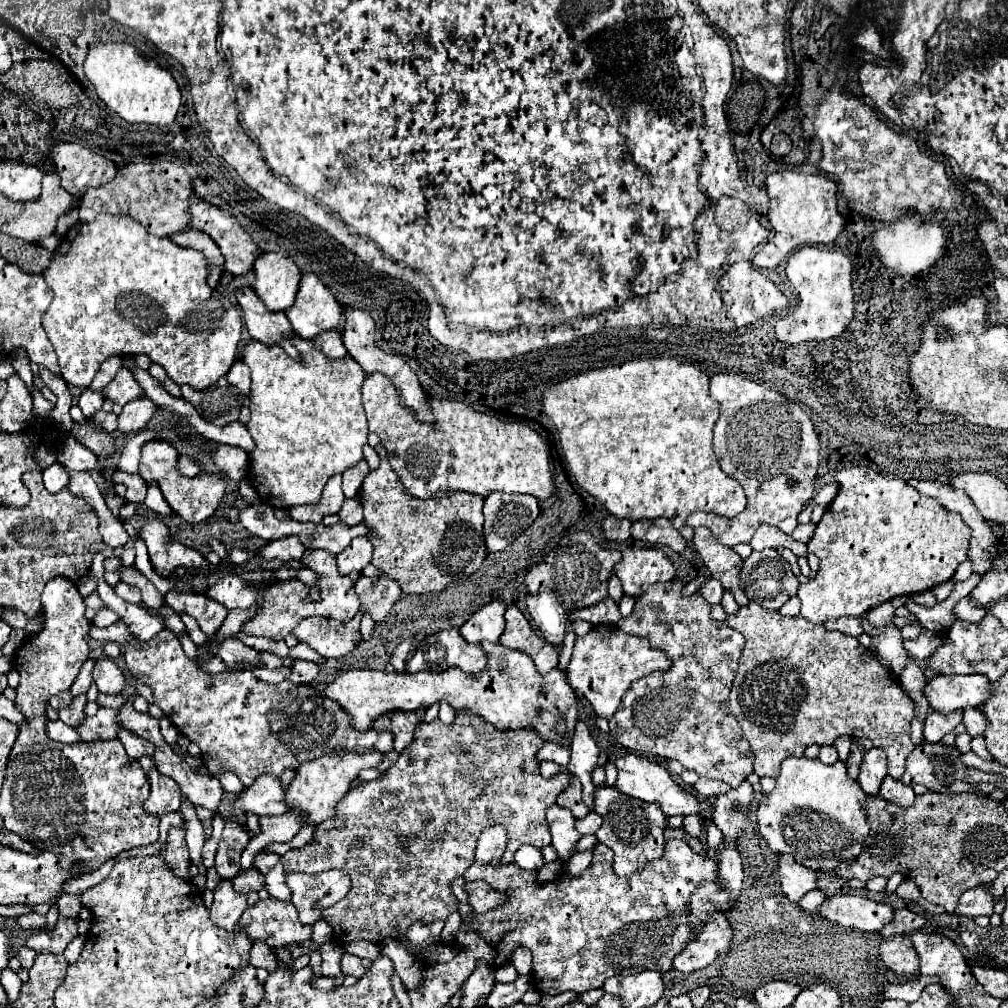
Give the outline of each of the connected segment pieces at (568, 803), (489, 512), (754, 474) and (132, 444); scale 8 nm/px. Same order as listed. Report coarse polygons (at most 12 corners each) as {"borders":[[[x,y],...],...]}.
{"borders":[[[573,777],[557,805],[569,809],[575,819],[589,813],[581,803],[581,783]],[[531,495],[485,497],[485,545],[503,551],[539,515]],[[711,377],[713,449],[747,493],[733,519],[697,512],[723,545],[761,523],[791,535],[813,497],[819,435],[793,399]],[[145,427],[123,447],[119,469],[137,473],[139,449],[157,439],[157,431]]]}

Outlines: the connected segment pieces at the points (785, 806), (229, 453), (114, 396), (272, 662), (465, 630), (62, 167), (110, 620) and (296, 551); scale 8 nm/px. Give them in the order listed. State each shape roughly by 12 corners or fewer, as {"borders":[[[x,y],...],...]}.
{"borders":[[[789,757],[757,821],[813,871],[857,859],[867,793],[843,761]],[[215,445],[211,457],[221,473],[239,483],[249,457],[237,447]],[[121,369],[103,389],[113,403],[145,397],[129,369]],[[267,651],[259,653],[265,669],[273,671],[281,665],[289,665],[293,659],[281,659]],[[493,601],[459,631],[467,643],[497,643],[505,603]],[[77,143],[51,155],[79,199],[117,175],[113,161]],[[101,607],[93,617],[93,625],[109,627],[119,621],[115,611]],[[297,537],[271,541],[259,557],[303,559],[307,549]]]}

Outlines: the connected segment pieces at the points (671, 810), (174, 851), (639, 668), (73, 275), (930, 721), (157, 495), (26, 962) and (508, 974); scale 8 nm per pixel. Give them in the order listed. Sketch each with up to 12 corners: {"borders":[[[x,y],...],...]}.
{"borders":[[[617,759],[615,787],[659,803],[665,817],[699,815],[699,799],[661,763]],[[171,829],[169,845],[161,849],[177,877],[189,875],[191,859],[183,829]],[[615,625],[575,639],[567,679],[611,719],[665,651]],[[127,215],[75,223],[43,279],[61,377],[145,353],[227,375],[239,309]],[[931,711],[925,719],[923,739],[939,743],[963,719],[953,713]],[[149,483],[145,505],[159,515],[169,515],[159,485]],[[19,947],[17,959],[23,969],[31,969],[37,953],[29,947]],[[511,963],[495,969],[497,983],[509,983],[517,977]]]}

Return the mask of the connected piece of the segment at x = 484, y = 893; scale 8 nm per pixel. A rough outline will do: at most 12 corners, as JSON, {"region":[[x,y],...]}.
{"region":[[483,881],[465,885],[469,905],[487,913],[511,899]]}

